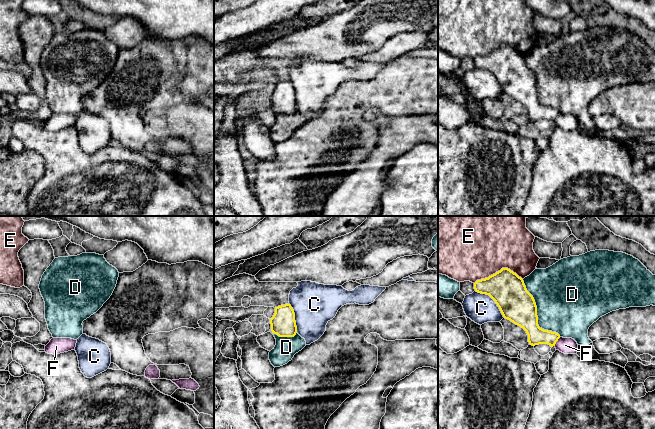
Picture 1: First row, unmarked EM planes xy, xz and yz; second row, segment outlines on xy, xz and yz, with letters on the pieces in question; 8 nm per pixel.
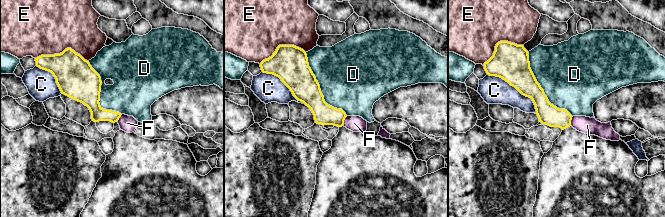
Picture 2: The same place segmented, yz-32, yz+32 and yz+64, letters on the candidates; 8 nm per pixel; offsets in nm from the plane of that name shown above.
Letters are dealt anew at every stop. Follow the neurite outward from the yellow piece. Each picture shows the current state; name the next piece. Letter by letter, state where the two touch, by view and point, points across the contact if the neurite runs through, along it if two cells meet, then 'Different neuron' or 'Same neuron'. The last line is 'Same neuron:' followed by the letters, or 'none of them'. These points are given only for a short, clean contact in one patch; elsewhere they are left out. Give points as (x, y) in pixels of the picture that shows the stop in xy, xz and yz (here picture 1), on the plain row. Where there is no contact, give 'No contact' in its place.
C: Touches yellow at yz (493, 75). Different neuron
D: Touches yellow at yz (536, 89). Different neuron
E: Touches yellow at yz (498, 47). Different neuron
F: Touches yellow at yz (557, 116). Boundary: yz (560, 113), (554, 121). Different neuron
Same neuron: none of them

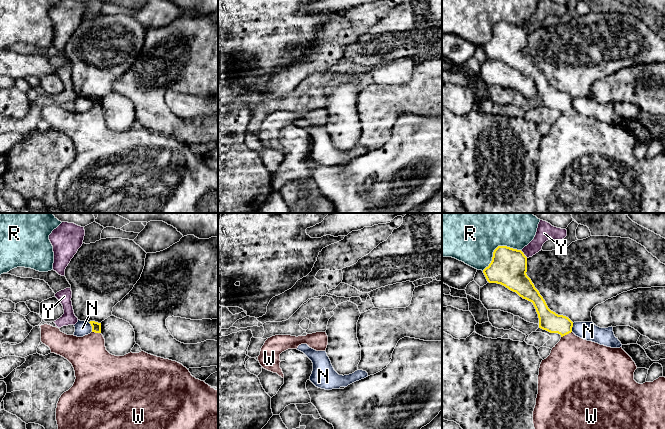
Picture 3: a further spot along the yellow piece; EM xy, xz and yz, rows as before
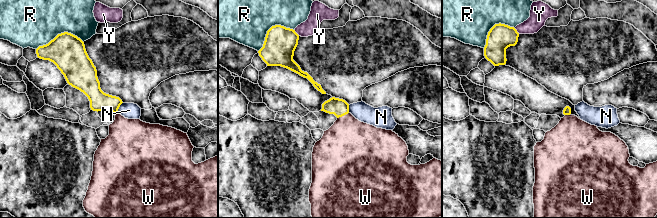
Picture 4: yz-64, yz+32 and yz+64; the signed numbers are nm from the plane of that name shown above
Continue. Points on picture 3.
N: Touches yellow at xy (92, 103). Boundary: xy (88, 98), (92, 107). Different neuron
R: Touches yellow at yz (496, 24). Different neuron
W: Touches yellow at yz (566, 110). Path across: yz (548, 96), (555, 99), (566, 110), (574, 132), (574, 140). Same neuron
Y: Touches yellow at yz (523, 30). Different neuron
Same neuron: W

